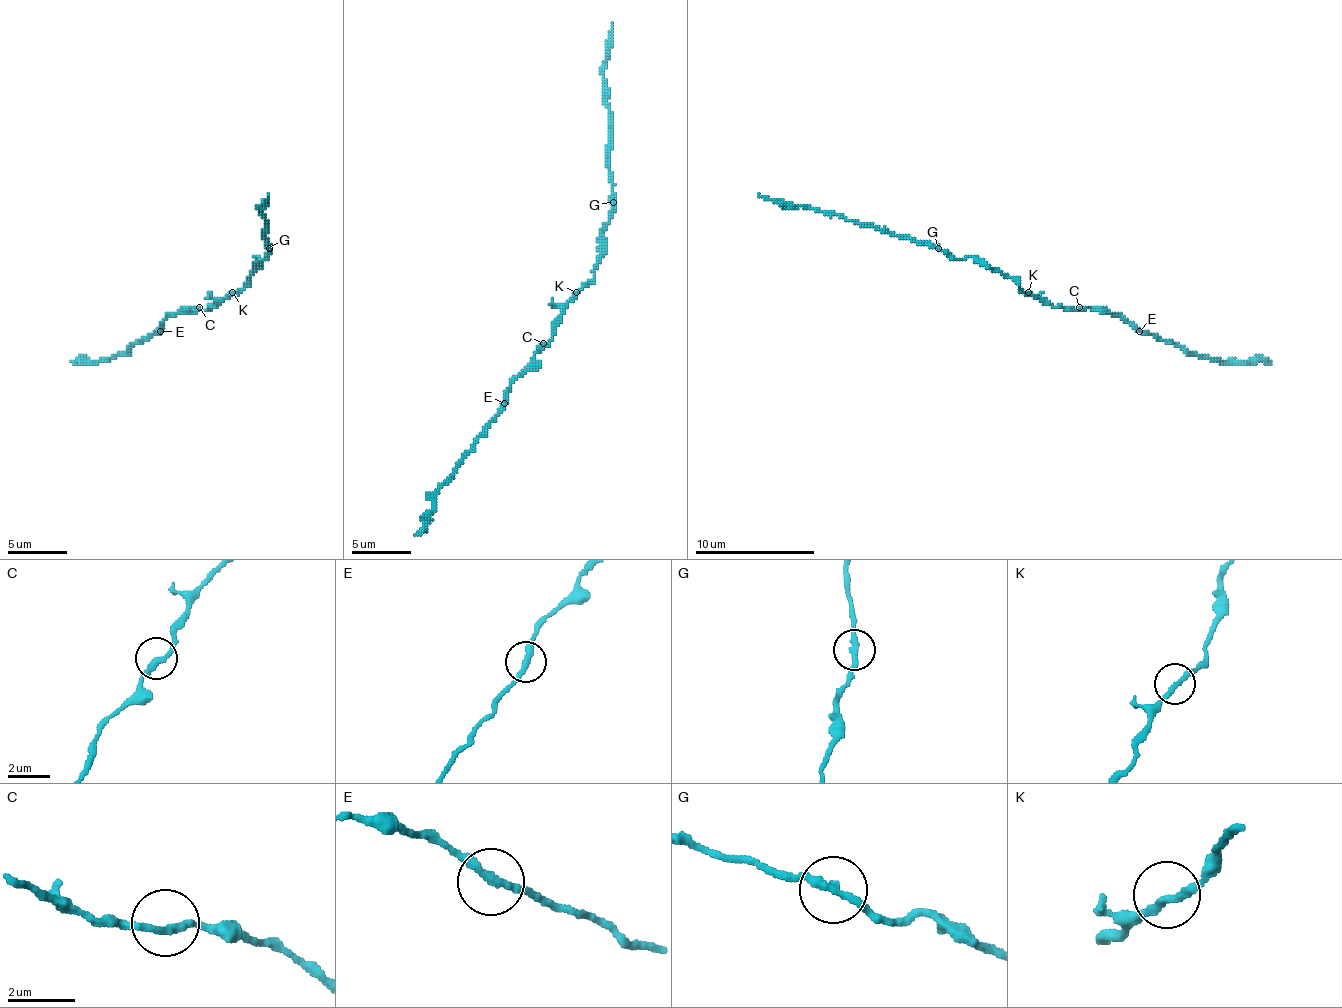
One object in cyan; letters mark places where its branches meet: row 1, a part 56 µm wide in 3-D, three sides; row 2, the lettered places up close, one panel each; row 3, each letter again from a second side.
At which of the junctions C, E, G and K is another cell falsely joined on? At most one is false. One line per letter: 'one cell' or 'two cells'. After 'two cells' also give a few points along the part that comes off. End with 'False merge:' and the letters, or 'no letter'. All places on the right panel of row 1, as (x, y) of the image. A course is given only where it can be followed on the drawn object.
C: one cell
E: one cell
G: one cell
K: one cell
False merge: no letter

